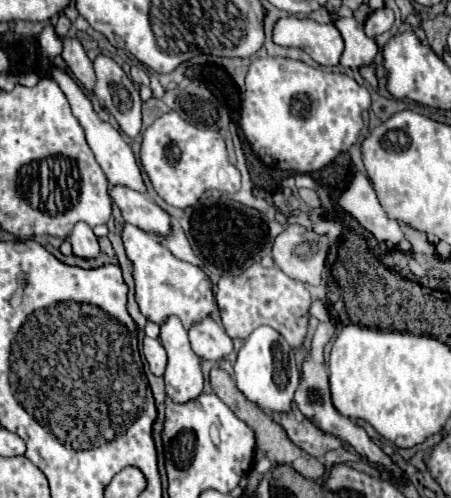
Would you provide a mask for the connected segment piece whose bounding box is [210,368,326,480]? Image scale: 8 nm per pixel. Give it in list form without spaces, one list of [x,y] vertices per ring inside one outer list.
[[[212,368],[212,372],[210,372],[210,384],[212,384],[214,392],[218,394],[218,398],[220,398],[224,404],[228,404],[228,406],[232,408],[232,412],[238,414],[240,420],[244,420],[246,424],[250,424],[250,426],[254,428],[254,432],[256,432],[256,460],[268,458],[268,460],[272,462],[272,466],[276,466],[276,464],[288,464],[288,466],[290,466],[290,464],[292,464],[292,468],[294,468],[296,472],[300,472],[302,476],[312,478],[312,480],[316,480],[316,478],[320,478],[320,476],[324,474],[324,470],[326,470],[324,464],[322,464],[318,458],[314,458],[314,456],[310,456],[308,452],[304,452],[302,448],[298,448],[296,444],[292,444],[292,440],[288,440],[284,428],[282,428],[280,424],[276,424],[276,422],[272,420],[272,416],[270,416],[268,412],[264,412],[258,404],[252,404],[252,402],[236,388],[236,382],[230,378],[230,374],[228,374],[226,370],[222,370],[222,368]]]

